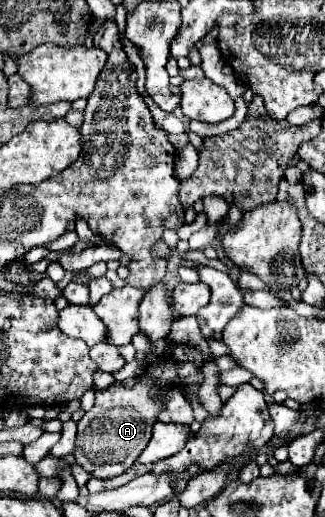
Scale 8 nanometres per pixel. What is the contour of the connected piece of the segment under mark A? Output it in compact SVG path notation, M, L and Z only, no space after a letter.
M173 345L165 355L157 357L155 365L149 365L145 371L147 373L143 373L143 377L117 383L117 387L113 387L117 393L113 391L113 395L111 387L107 391L95 391L93 409L87 411L77 423L79 429L73 455L77 463L93 477L109 479L121 475L141 455L149 443L151 429L157 423L157 413L161 413L161 389L181 389L181 393L185 393L187 401L191 403L197 421L207 417L207 409L199 401L199 387L205 379L203 353L199 345Z

